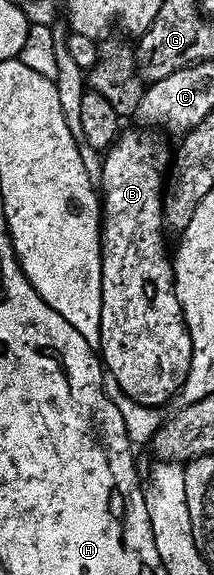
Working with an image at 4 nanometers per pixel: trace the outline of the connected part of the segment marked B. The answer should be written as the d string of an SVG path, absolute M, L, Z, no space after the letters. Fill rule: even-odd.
M123 131L102 156L100 201L103 305L100 311L100 359L105 371L116 376L120 390L128 398L144 406L156 407L169 405L191 375L192 338L182 313L180 298L174 289L172 252L166 249L168 232L162 218L164 176L158 173L154 144L146 133L149 131L138 131L142 132Z

